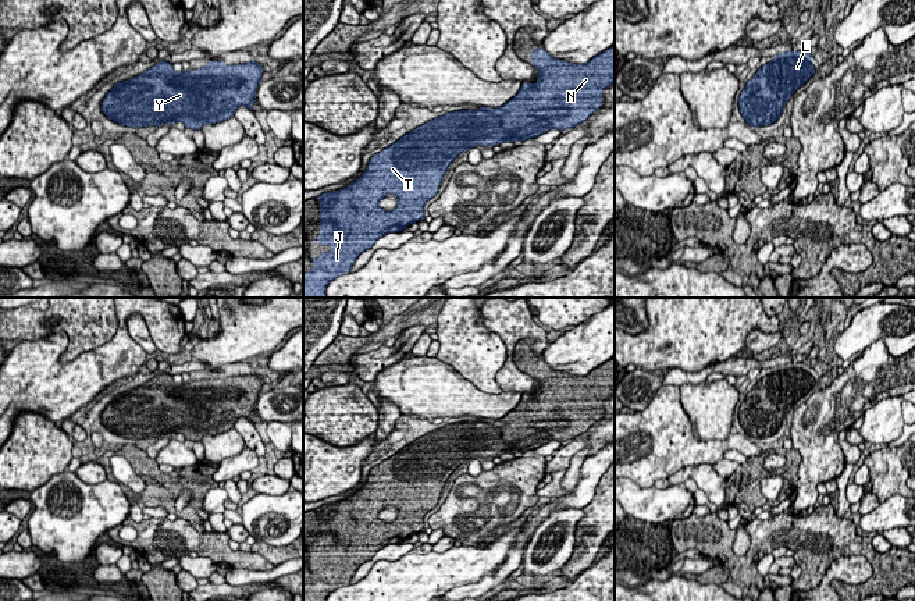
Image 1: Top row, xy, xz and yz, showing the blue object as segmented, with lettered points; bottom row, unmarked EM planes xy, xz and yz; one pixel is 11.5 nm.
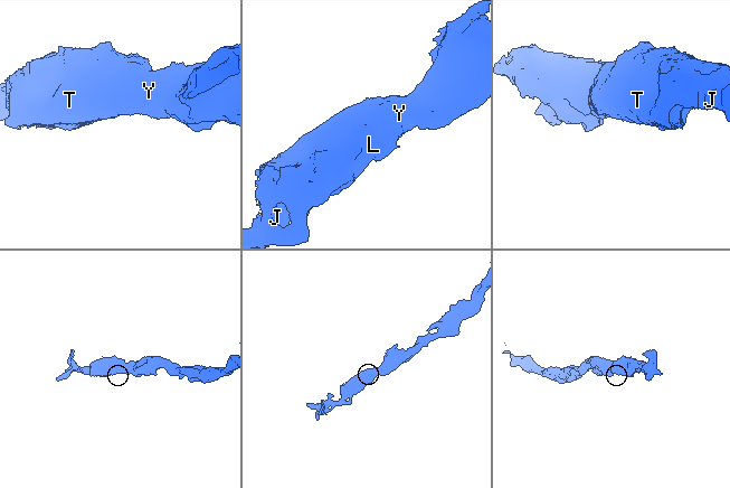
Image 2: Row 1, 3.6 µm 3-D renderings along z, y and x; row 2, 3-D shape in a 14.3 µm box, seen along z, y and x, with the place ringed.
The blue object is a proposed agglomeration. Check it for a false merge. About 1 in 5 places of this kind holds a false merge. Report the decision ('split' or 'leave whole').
leave whole

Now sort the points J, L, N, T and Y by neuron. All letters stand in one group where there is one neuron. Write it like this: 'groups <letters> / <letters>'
groups J L N T Y

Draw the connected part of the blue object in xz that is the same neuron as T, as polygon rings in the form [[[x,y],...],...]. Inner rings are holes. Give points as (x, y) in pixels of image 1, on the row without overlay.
[[[615,356],[595,367],[585,376],[572,376],[558,371],[548,366],[544,359],[531,363],[531,376],[538,381],[538,394],[531,396],[523,394],[519,405],[506,416],[498,420],[478,419],[477,422],[449,423],[445,427],[430,431],[428,434],[410,442],[399,452],[374,466],[367,481],[360,490],[349,495],[346,499],[334,504],[325,504],[317,508],[320,512],[320,548],[316,554],[320,556],[331,556],[332,562],[320,565],[320,572],[313,570],[313,582],[303,584],[303,601],[327,601],[334,590],[350,584],[357,568],[370,561],[382,547],[388,544],[403,543],[409,536],[424,531],[424,516],[437,506],[438,499],[448,483],[448,479],[463,463],[474,456],[495,458],[502,454],[526,452],[537,449],[541,445],[555,440],[559,442],[574,440],[601,419],[602,402],[615,395]],[[388,505],[398,508],[398,518],[392,523],[385,523],[378,513]]]

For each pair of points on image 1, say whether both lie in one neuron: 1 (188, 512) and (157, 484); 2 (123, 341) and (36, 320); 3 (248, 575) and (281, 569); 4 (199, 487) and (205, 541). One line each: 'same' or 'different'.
1: same
2: different
3: same
4: different

